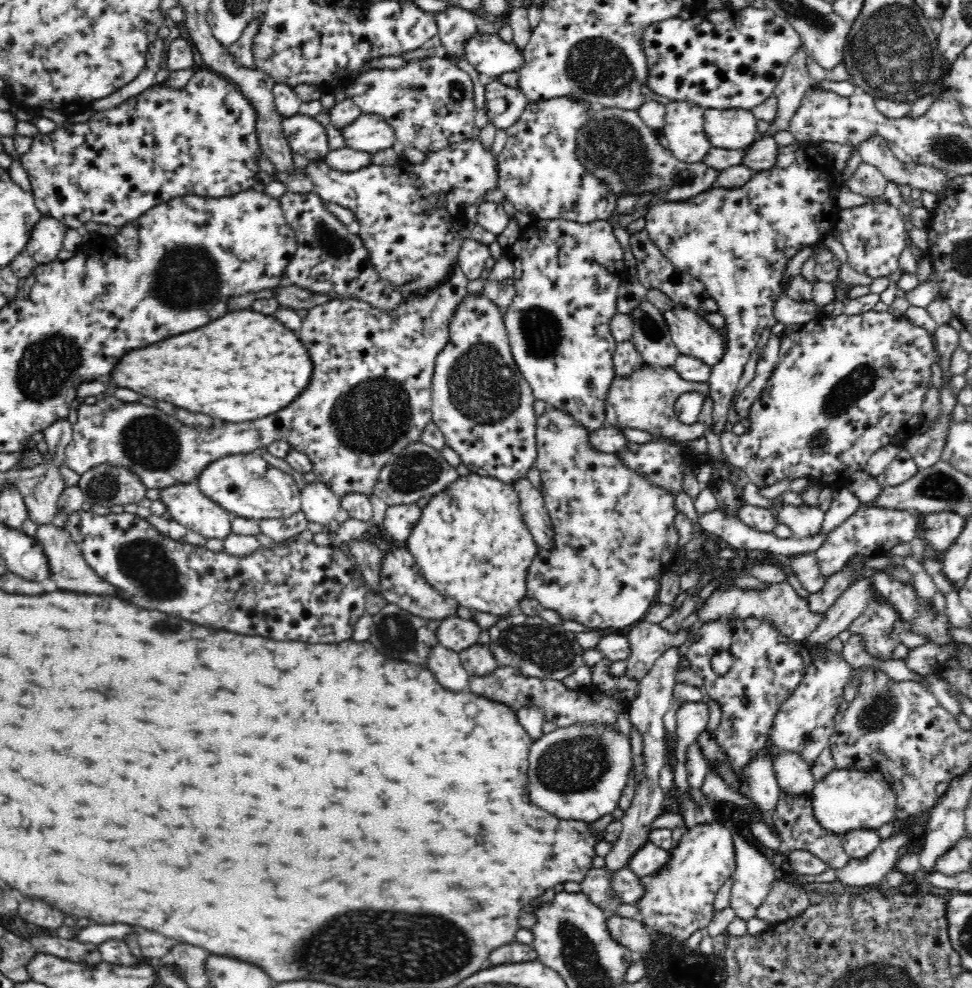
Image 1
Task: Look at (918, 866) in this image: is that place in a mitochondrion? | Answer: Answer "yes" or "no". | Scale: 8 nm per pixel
no

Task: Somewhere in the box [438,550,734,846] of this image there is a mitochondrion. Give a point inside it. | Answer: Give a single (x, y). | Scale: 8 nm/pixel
(575, 765)

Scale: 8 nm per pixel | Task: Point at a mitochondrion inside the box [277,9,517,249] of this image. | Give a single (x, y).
(457, 90)

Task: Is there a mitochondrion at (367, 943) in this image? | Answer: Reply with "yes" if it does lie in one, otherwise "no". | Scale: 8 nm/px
yes

